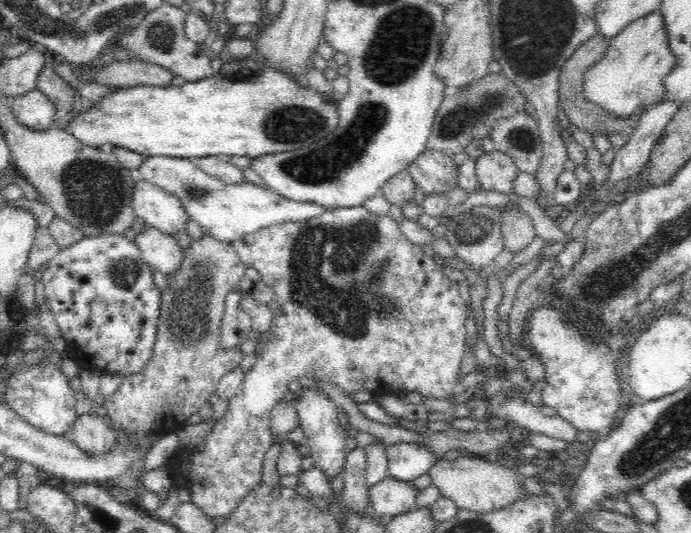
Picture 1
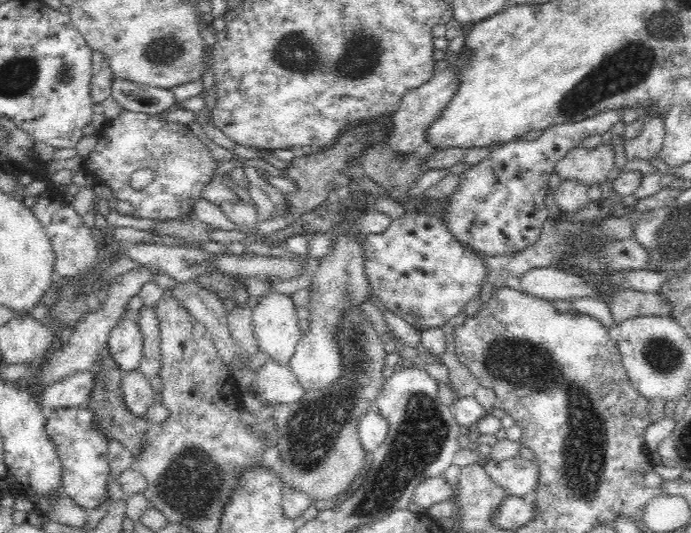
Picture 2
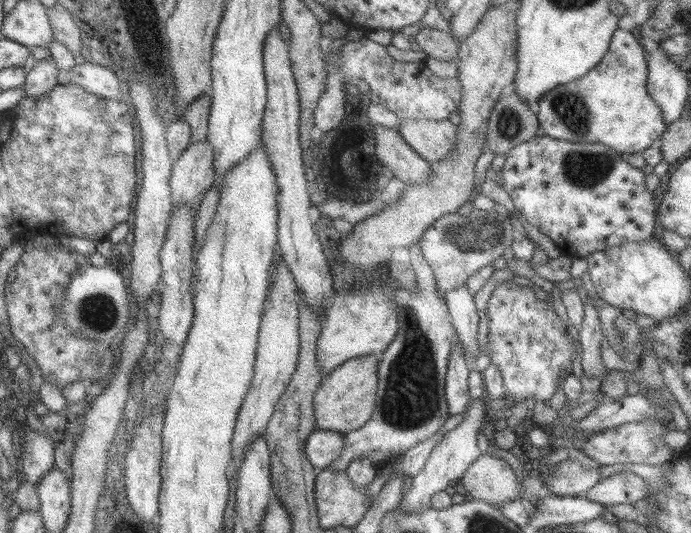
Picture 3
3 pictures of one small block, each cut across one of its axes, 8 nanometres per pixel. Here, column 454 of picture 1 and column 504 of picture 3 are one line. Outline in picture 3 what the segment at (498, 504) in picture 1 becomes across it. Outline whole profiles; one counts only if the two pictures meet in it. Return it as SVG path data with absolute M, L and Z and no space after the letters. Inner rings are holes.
M480 455L467 467L459 482L472 499L491 506L509 503L517 497L515 472L493 455Z

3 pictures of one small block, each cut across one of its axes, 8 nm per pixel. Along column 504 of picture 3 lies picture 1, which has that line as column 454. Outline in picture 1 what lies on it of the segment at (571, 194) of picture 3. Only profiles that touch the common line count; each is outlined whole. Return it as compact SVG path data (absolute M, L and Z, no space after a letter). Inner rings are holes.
M427 148L413 163L408 165L407 171L412 177L412 182L416 190L420 191L424 198L432 195L445 195L450 198L450 194L458 187L458 169L460 165L454 162L454 154L447 150L430 150Z

